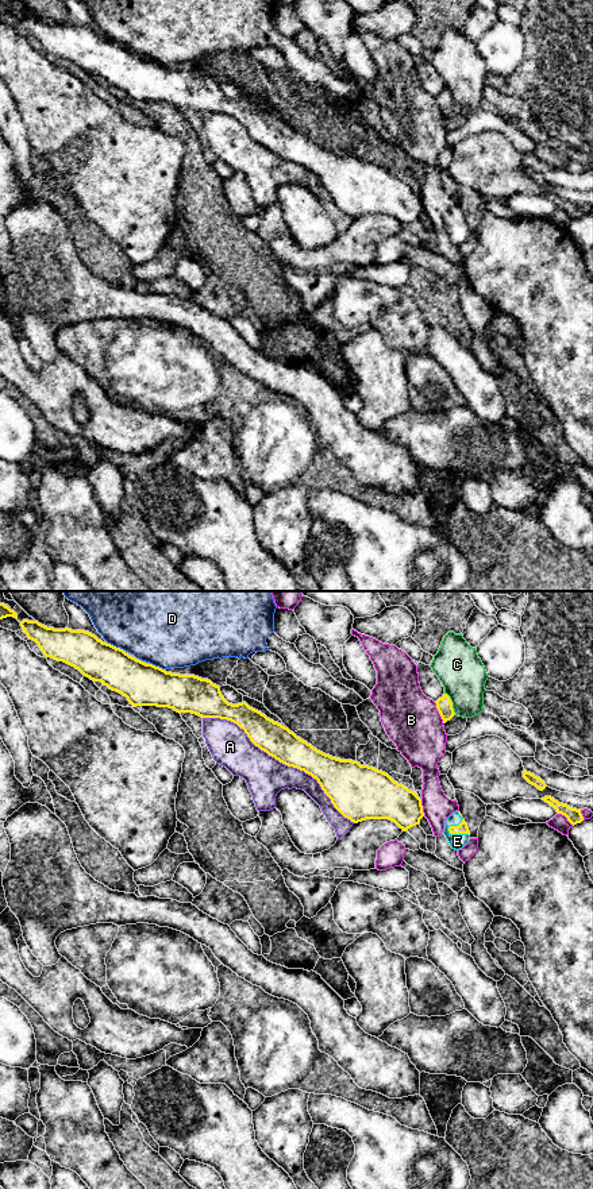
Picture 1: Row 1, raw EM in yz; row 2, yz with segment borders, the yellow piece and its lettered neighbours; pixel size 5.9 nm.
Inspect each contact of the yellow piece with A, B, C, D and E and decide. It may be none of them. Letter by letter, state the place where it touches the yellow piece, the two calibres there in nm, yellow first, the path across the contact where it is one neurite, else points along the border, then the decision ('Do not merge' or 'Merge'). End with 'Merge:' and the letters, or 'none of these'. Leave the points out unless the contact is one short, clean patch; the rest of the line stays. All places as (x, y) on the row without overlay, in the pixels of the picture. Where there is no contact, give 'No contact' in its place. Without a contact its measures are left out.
A: Touches yellow at yz (281, 157). Thickness 190 nm (yellow) against 240 nm. Do not merge
B: Touches yellow at yz (439, 108). Thickness 100 nm (yellow) against 340 nm. Do not merge
C: Touches yellow at yz (451, 99). Thickness 100 nm (yellow) against 280 nm. Do not merge
D: Touches yellow at yz (115, 42). Thickness 240 nm (yellow) against 360 nm. Do not merge
E: Touches yellow at yz (449, 226). Thickness 70 nm (yellow) against 100 nm. Path across: yz (462, 223), (449, 226), (457, 236). Merge
Merge: E

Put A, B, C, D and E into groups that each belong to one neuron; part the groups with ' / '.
A / B / C / D / E

